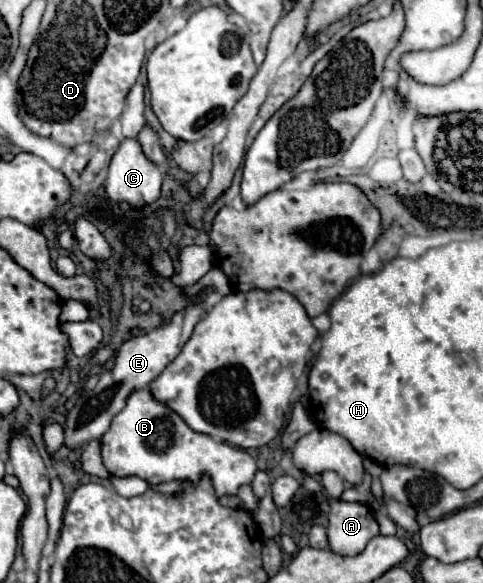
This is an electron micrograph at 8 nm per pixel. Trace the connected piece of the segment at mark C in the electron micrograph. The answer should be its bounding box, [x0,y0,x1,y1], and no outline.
[104,138,164,206]

